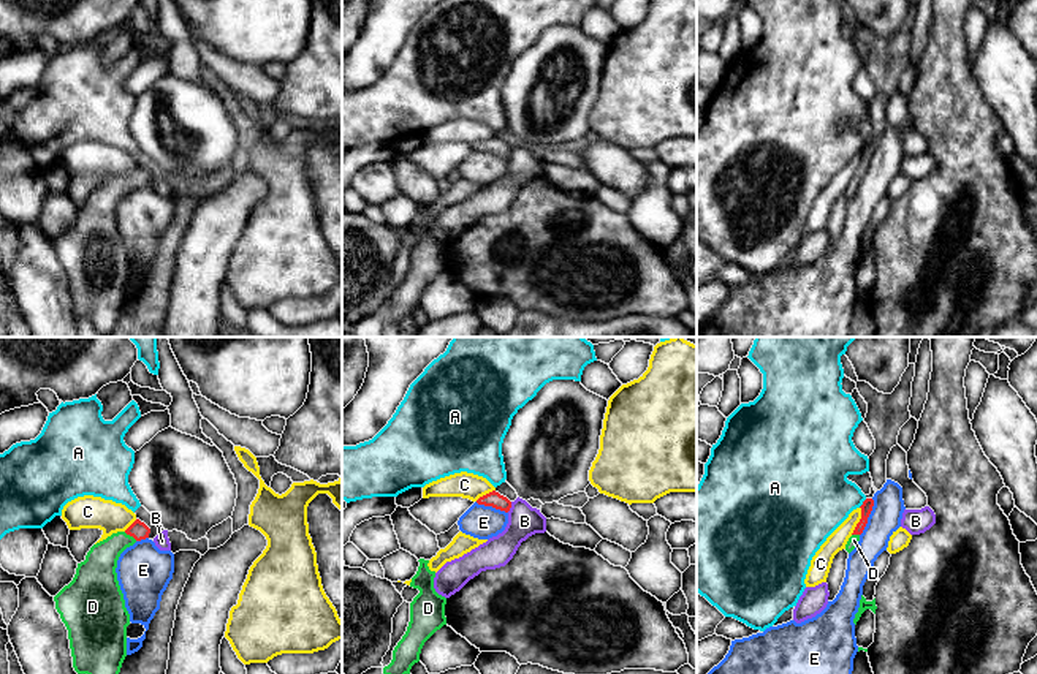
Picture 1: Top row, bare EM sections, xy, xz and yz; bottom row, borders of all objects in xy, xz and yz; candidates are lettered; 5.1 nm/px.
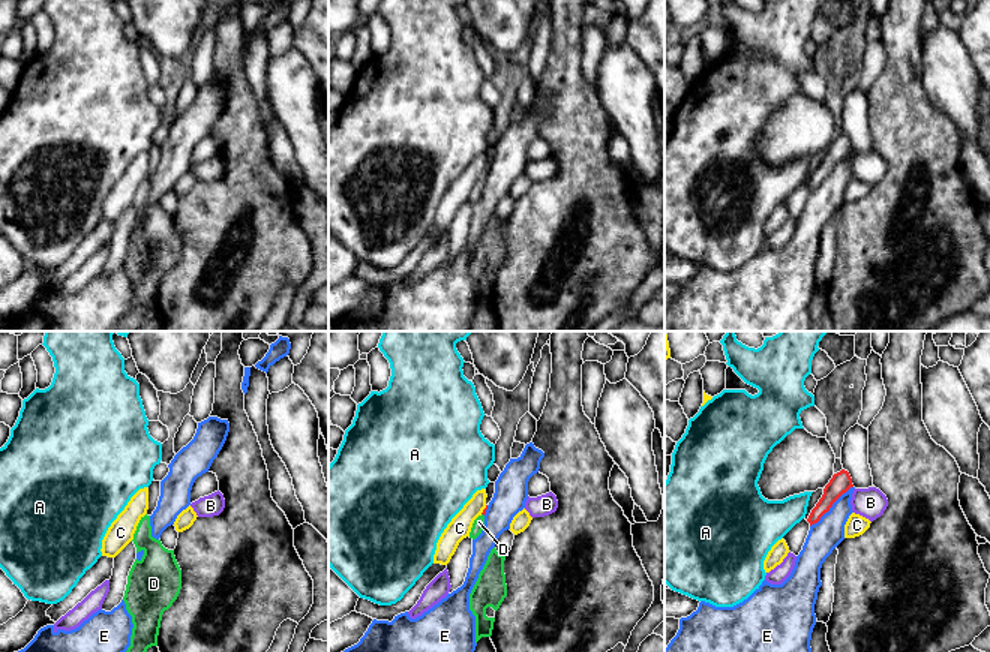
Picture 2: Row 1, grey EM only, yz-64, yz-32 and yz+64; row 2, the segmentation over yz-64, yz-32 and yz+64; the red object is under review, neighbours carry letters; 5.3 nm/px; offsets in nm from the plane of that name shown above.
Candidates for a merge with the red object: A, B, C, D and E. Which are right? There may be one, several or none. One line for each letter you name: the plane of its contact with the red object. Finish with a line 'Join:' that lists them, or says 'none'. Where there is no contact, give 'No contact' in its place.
D: Touches red in xy
Join: D

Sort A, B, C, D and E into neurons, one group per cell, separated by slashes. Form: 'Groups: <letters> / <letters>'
Groups: A / B / C / D / E

